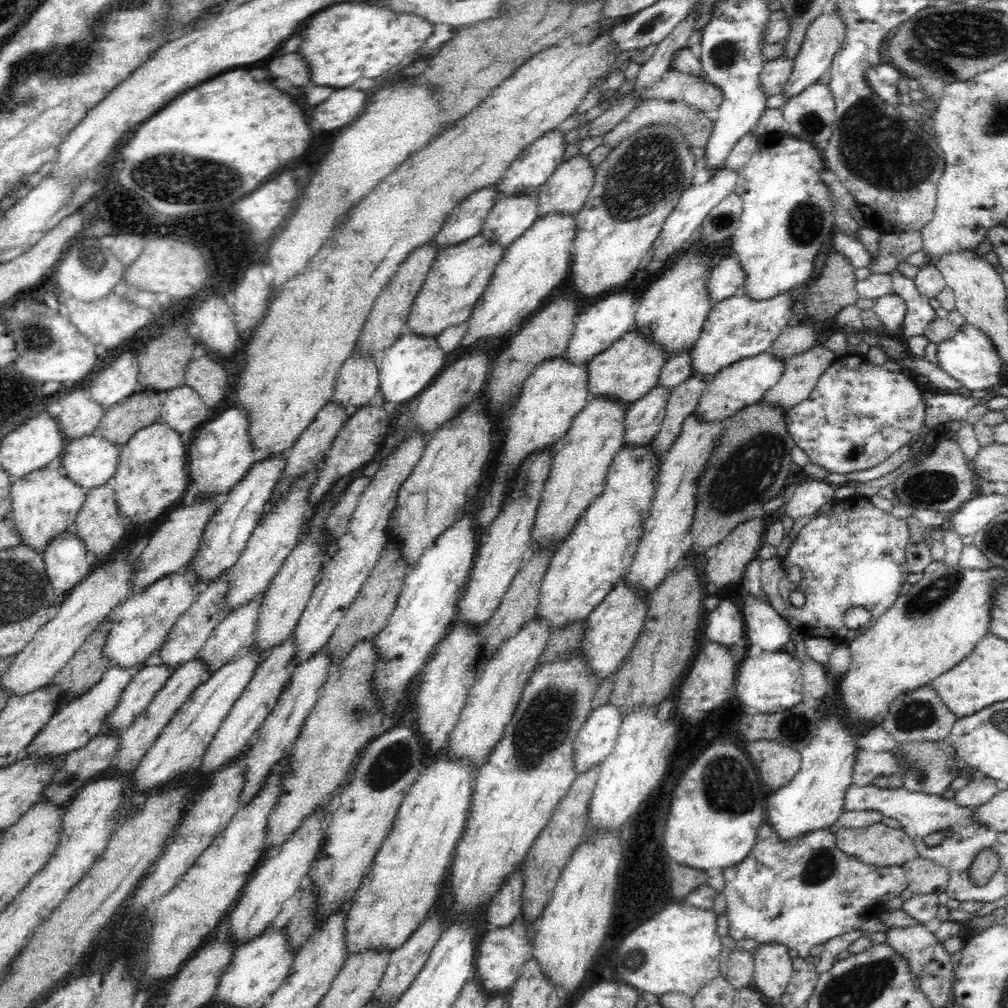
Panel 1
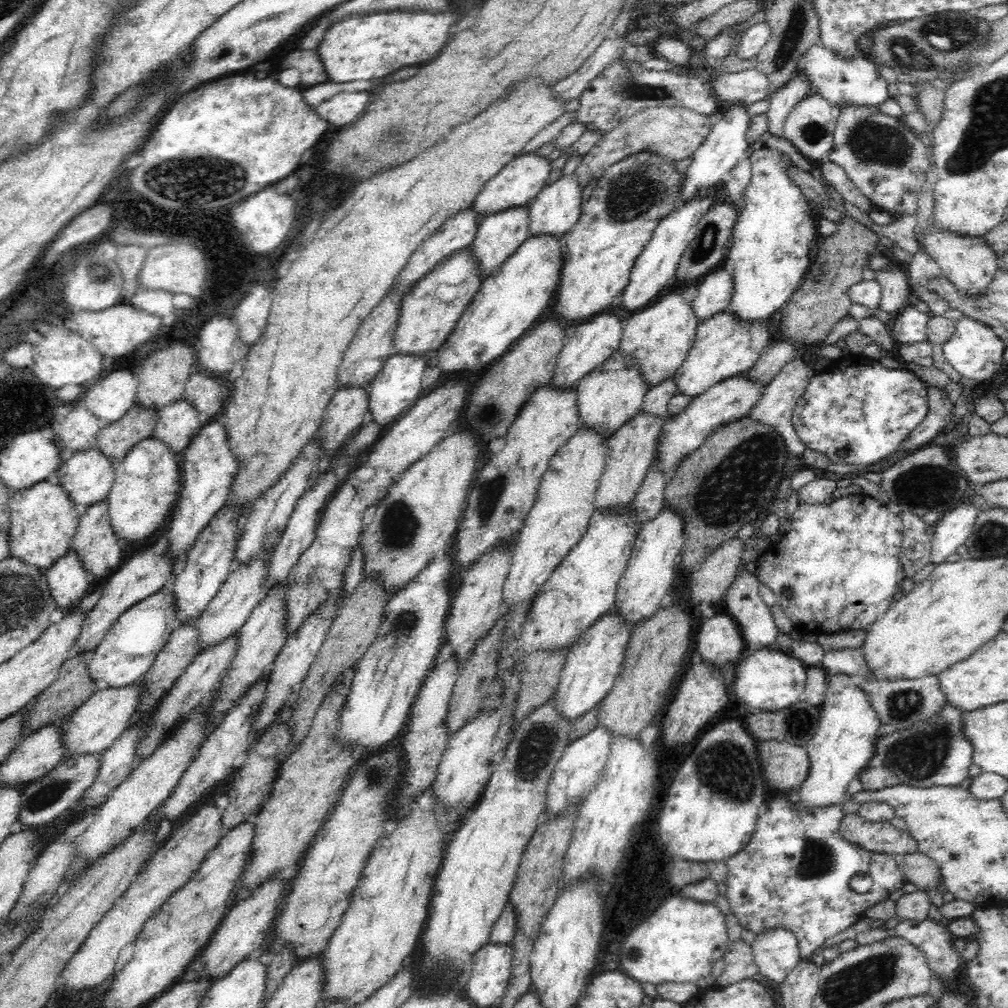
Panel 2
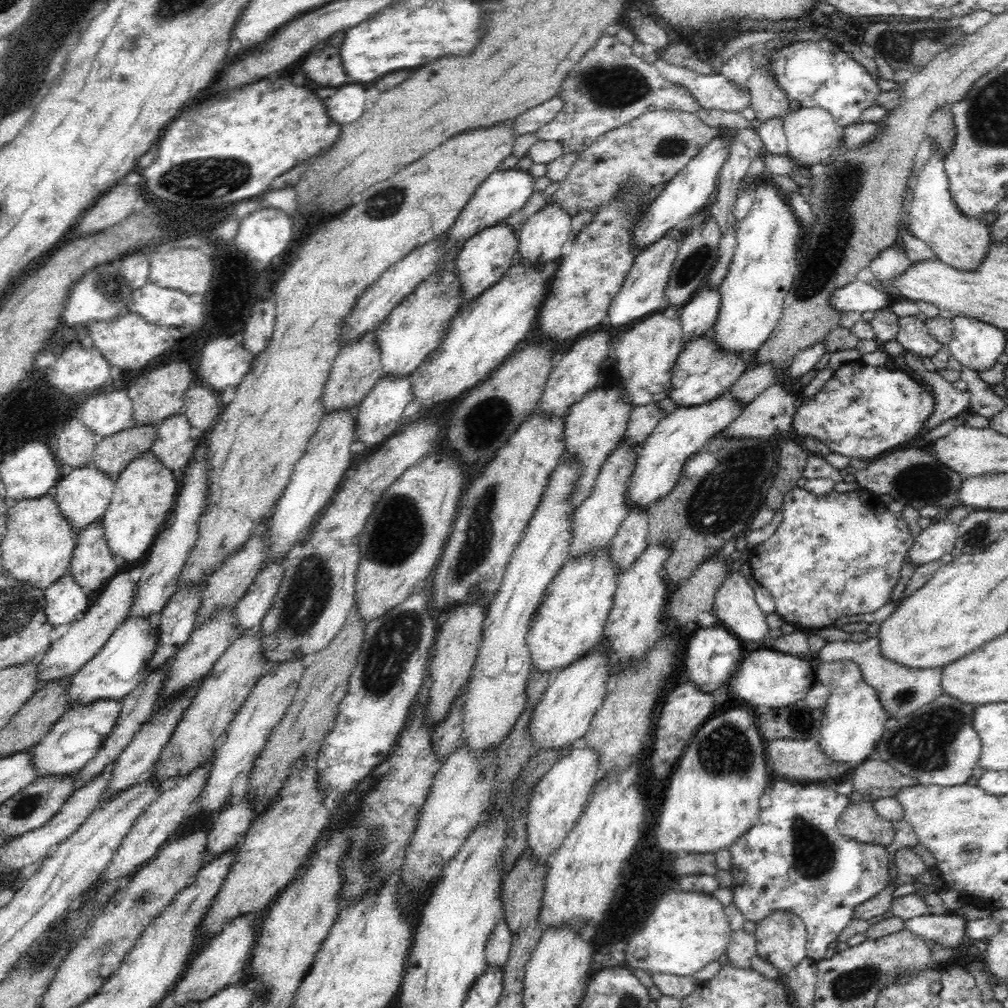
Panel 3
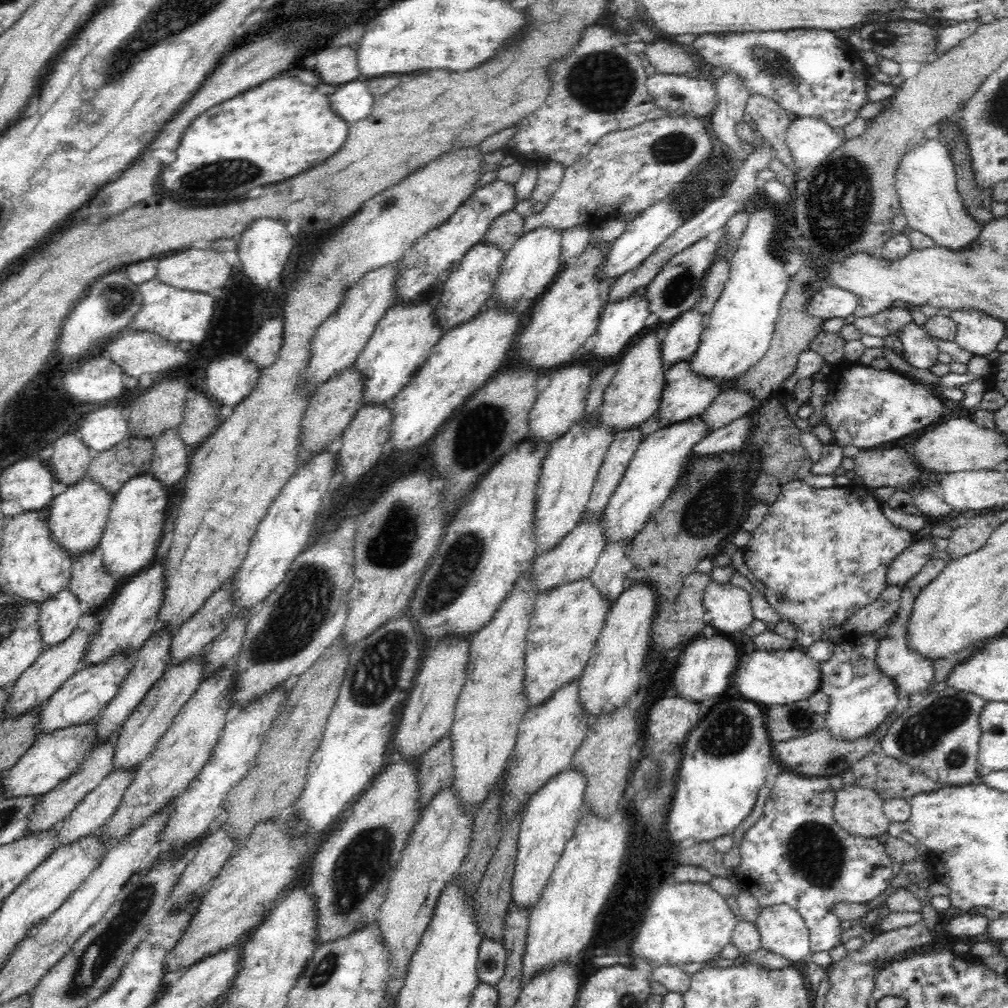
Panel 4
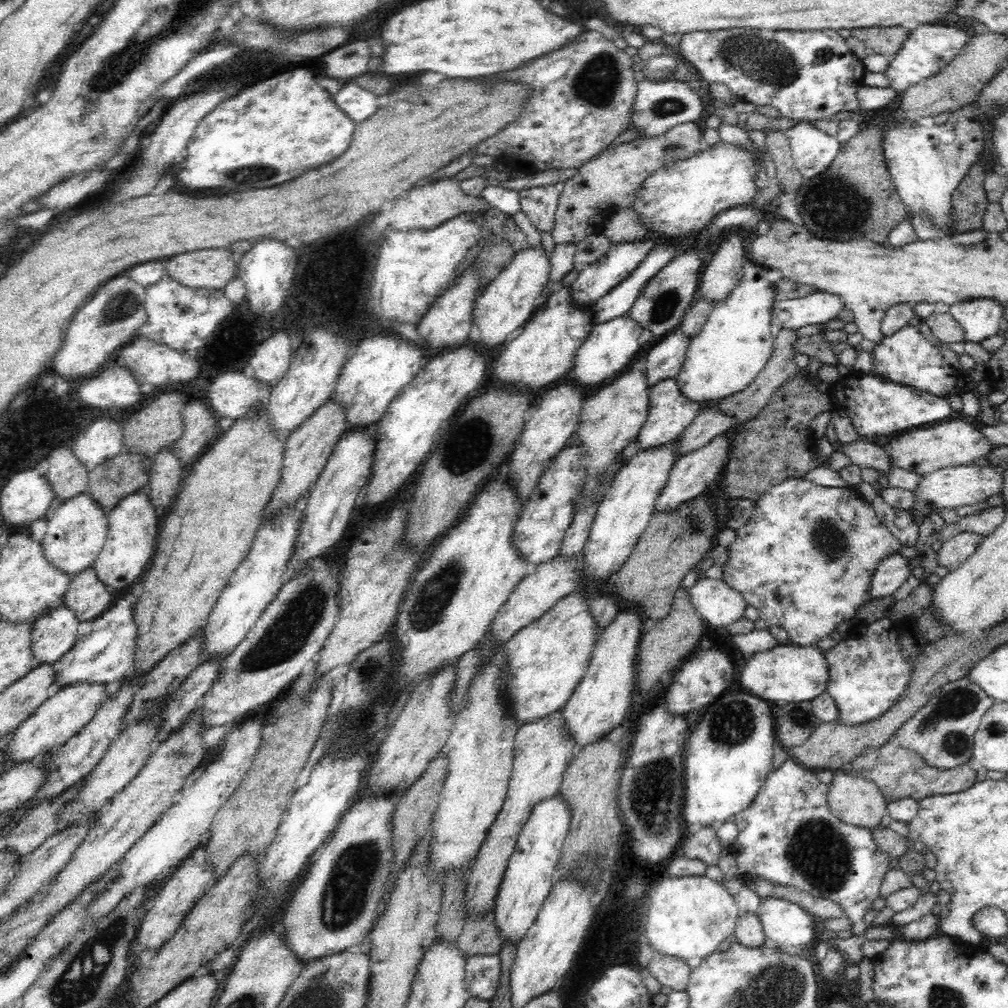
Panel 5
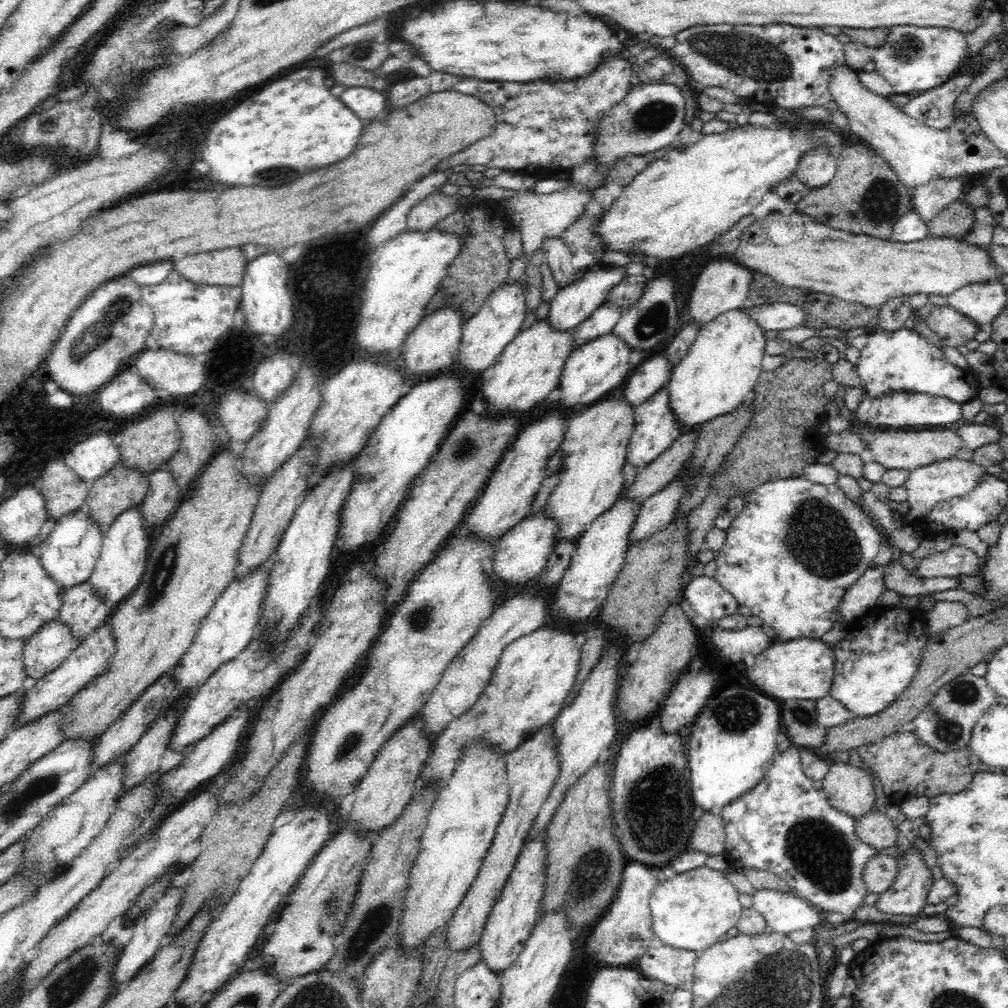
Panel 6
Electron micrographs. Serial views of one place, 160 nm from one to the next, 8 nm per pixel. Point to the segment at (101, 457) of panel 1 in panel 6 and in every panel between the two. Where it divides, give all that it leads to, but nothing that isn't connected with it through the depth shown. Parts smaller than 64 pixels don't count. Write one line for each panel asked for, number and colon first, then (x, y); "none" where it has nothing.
2: (88, 476)
3: (83, 496)
4: (77, 519)
5: (76, 533)
6: (69, 554)

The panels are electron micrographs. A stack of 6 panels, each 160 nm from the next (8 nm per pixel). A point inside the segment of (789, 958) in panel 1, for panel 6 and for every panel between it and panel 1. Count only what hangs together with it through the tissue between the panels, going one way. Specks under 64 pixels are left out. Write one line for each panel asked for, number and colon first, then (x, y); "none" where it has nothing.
2: (776, 952)
3: (781, 938)
4: (782, 929)
5: (788, 924)
6: (785, 912)

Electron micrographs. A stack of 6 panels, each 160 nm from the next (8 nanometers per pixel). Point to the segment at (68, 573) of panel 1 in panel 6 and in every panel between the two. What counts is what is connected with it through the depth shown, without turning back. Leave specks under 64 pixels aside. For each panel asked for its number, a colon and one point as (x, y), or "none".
2: (67, 578)
3: (65, 600)
4: (58, 616)
5: (53, 634)
6: (45, 651)

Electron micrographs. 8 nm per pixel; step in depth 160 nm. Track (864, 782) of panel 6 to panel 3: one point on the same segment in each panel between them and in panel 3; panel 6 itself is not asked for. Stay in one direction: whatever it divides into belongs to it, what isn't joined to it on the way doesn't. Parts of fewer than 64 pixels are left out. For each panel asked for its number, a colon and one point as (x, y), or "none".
3: (860, 822)
4: (859, 811)
5: (852, 799)

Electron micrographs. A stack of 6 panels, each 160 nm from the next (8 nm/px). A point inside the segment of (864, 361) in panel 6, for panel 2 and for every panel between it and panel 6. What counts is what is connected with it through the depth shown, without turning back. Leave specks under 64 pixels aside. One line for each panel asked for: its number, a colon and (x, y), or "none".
2: (910, 325)
3: (913, 334)
4: (920, 351)
5: (907, 358)

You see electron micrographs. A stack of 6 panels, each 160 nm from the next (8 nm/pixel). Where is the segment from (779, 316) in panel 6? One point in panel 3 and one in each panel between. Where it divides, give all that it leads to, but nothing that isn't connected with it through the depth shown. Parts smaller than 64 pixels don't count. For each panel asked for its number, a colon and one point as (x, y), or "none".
3: (858, 296)
4: (834, 302)
5: (820, 307)

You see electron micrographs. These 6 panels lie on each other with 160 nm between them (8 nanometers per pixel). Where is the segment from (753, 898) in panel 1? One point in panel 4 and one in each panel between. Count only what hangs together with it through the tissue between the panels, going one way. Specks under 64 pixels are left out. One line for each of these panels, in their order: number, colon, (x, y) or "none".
2: (794, 873)
3: (794, 858)
4: (796, 854)

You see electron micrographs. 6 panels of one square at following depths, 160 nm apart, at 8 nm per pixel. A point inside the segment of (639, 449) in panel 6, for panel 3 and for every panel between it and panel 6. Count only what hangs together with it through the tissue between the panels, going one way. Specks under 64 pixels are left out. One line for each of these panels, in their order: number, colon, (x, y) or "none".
3: (703, 371)
4: (685, 395)
5: (670, 412)

